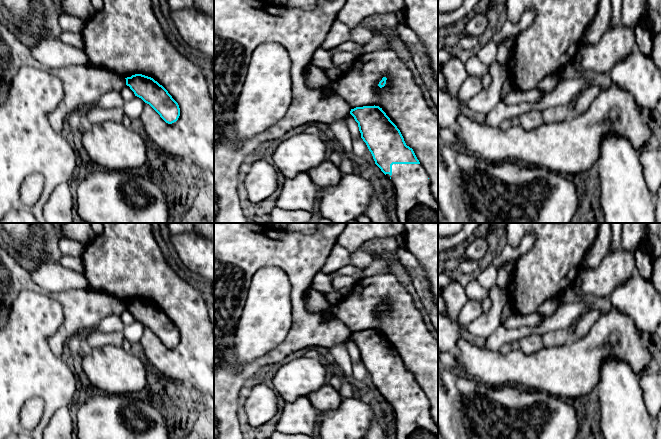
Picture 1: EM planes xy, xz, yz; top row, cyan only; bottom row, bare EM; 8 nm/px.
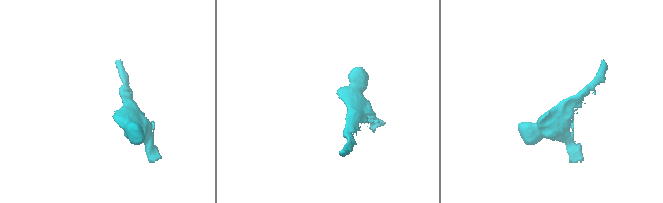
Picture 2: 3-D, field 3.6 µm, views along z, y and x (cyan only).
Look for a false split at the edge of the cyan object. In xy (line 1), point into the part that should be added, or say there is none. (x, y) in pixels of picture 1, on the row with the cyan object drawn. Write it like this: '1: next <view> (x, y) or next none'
1: next none

